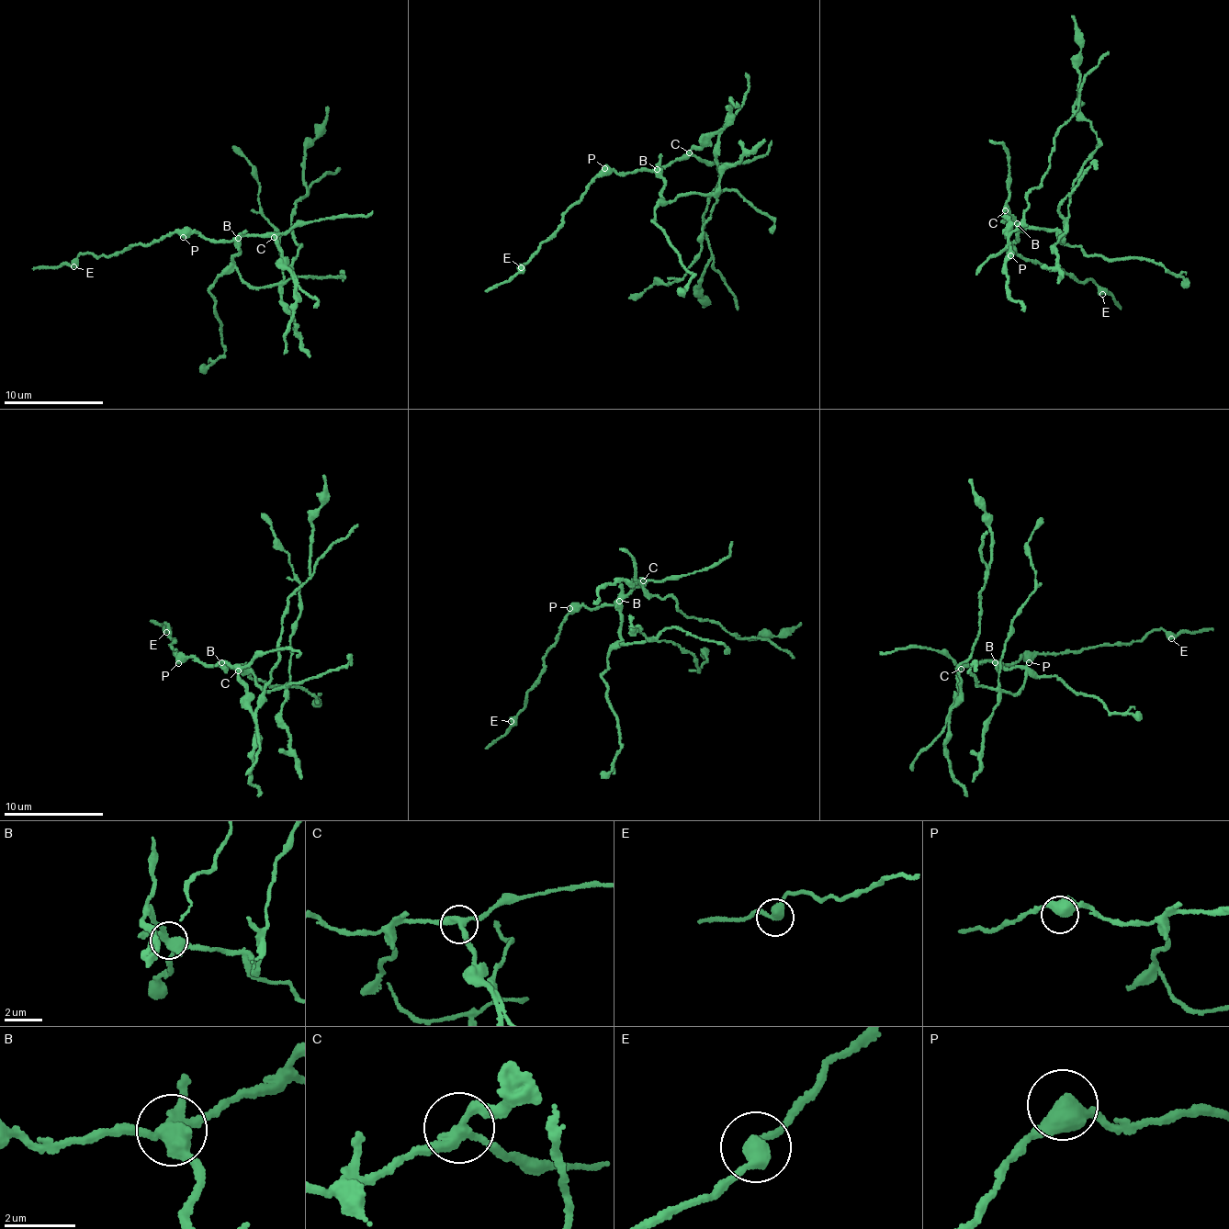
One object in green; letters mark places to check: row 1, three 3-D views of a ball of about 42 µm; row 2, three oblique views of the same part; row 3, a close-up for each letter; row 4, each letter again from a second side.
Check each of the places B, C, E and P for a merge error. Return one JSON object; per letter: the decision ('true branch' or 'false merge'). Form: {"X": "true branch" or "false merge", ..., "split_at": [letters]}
{"B": "false merge", "C": "false merge", "E": "true branch", "P": "true branch", "split_at": ["B", "C"]}

